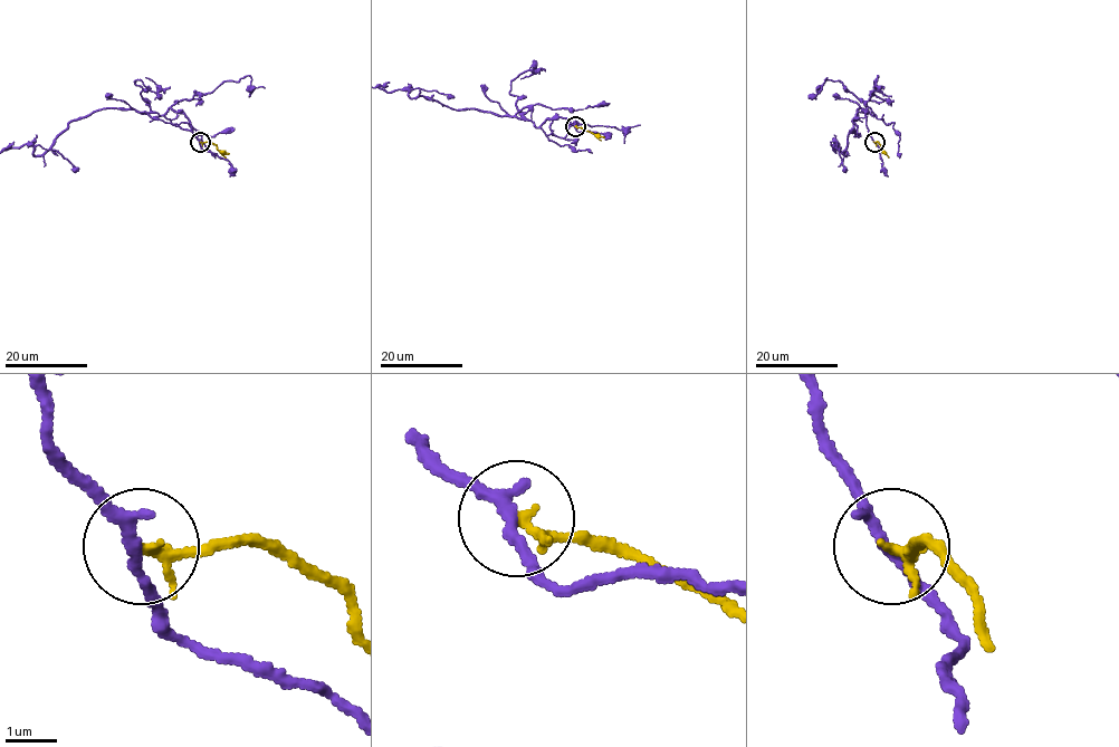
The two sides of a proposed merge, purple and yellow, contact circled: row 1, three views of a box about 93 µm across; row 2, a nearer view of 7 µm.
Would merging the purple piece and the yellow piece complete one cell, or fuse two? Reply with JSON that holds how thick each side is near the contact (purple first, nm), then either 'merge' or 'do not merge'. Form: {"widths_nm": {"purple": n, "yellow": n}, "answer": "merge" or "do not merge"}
{"widths_nm": {"purple": 220, "yellow": 150}, "answer": "do not merge"}

